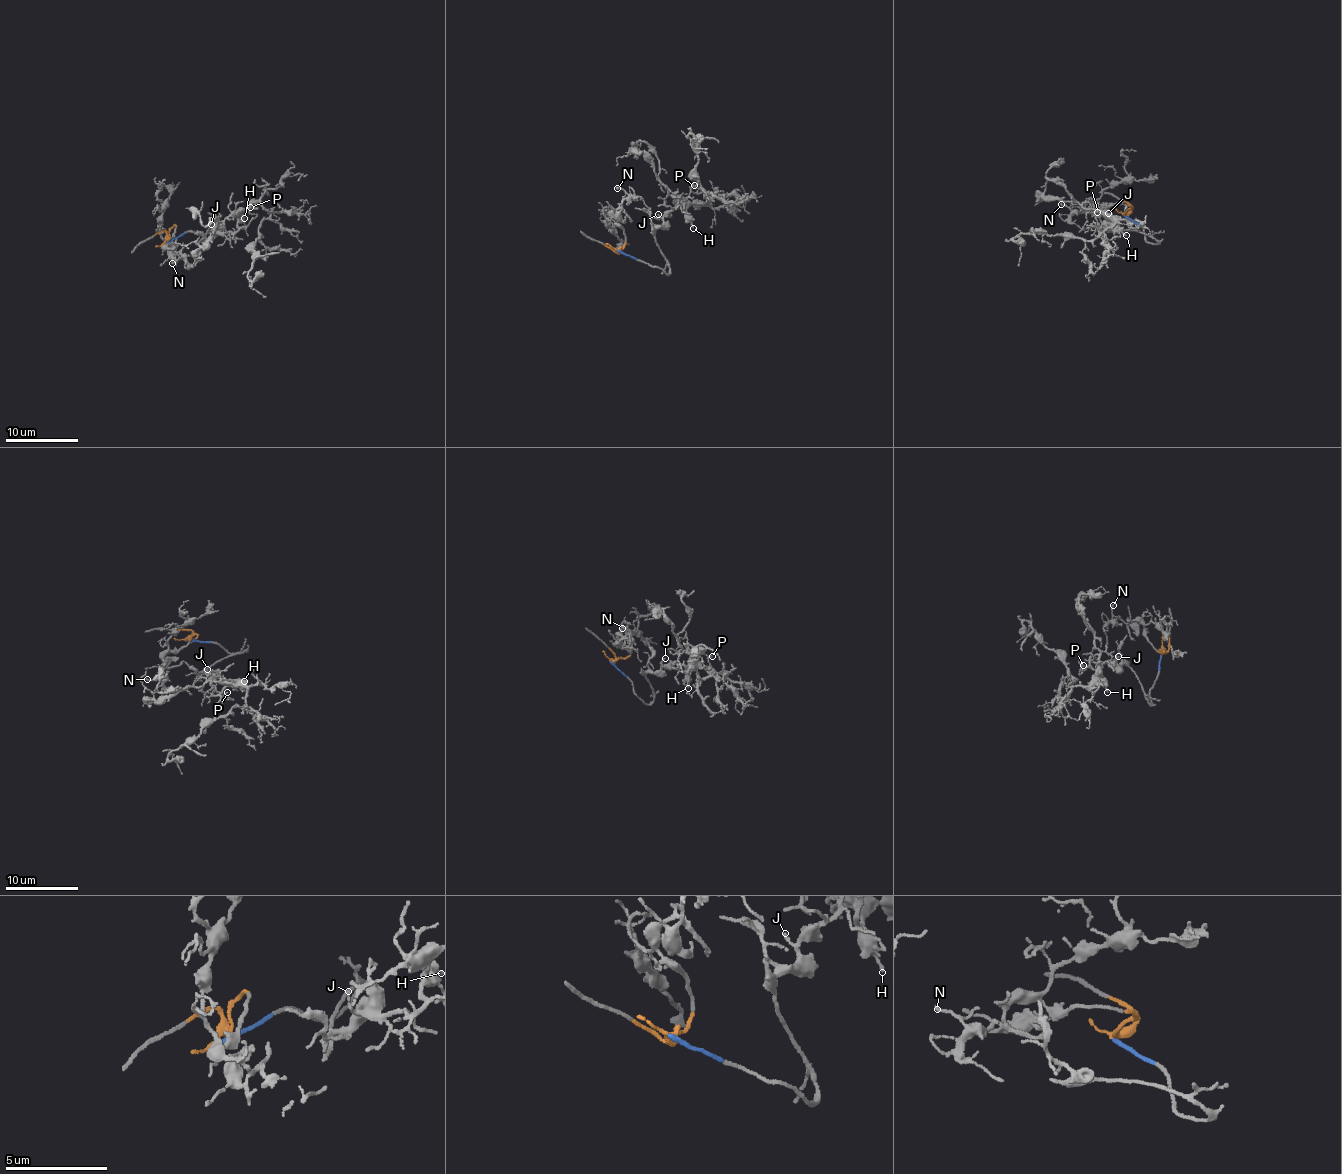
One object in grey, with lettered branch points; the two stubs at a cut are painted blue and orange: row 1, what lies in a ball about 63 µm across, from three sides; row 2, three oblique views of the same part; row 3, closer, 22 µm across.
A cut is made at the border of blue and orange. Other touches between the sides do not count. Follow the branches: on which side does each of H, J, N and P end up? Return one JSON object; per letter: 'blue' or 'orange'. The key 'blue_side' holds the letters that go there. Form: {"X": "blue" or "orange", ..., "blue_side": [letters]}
{"H": "blue", "J": "blue", "N": "orange", "P": "blue", "blue_side": ["H", "J", "P"]}

